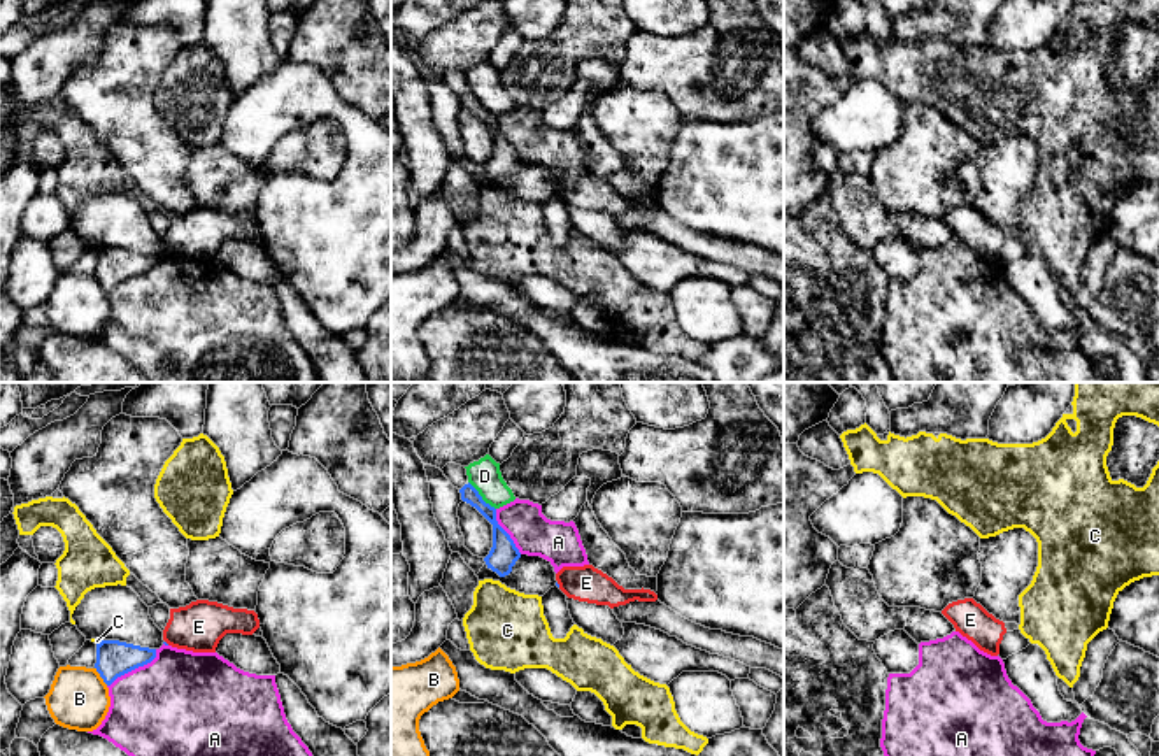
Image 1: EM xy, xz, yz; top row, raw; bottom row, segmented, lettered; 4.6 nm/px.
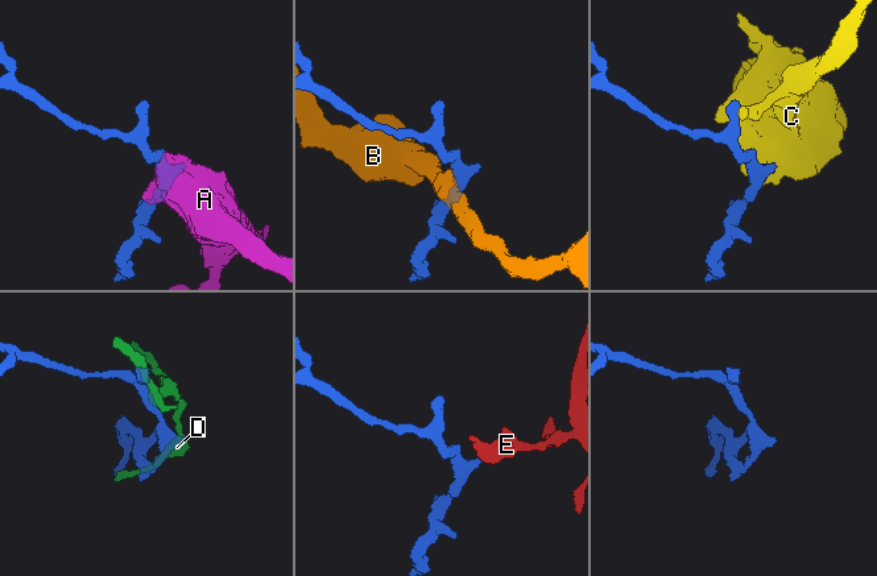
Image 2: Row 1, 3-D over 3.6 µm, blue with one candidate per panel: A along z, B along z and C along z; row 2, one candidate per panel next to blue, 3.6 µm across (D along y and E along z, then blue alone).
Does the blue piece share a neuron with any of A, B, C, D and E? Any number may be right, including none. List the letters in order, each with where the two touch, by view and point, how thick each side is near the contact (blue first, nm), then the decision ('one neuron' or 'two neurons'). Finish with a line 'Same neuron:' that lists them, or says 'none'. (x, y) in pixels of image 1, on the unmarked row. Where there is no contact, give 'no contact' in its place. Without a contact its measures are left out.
A: xy (134, 276) | 170/480 nm | two neurons
B: xy (100, 283) | 170/280 nm | two neurons
C: xy (100, 249) | 170/30 nm | two neurons
D: xz (481, 104) | 100/150 nm | two neurons
E: xz (558, 192) | 20/160 nm | two neurons
Same neuron: none

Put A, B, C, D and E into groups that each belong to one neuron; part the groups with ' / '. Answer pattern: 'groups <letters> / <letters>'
groups A / B / C / D E

